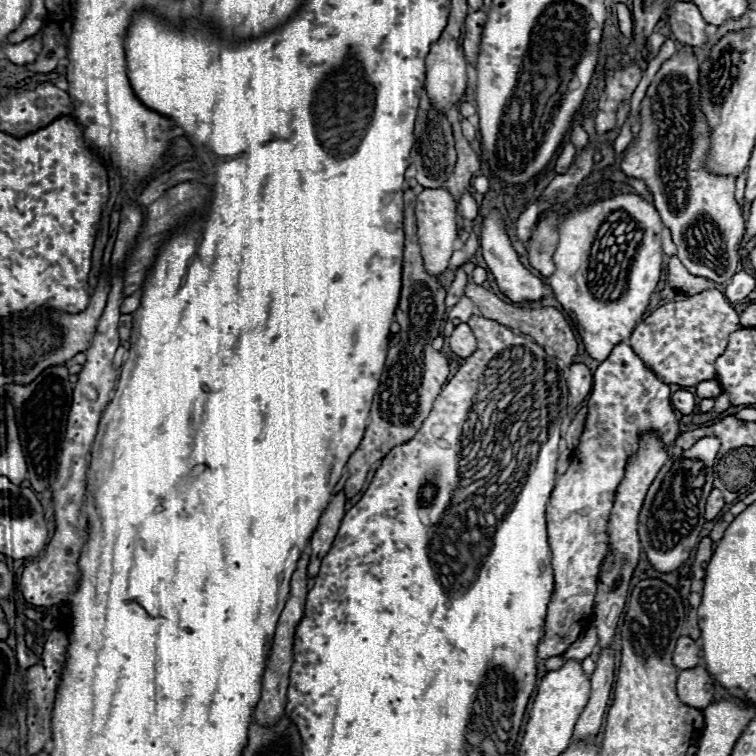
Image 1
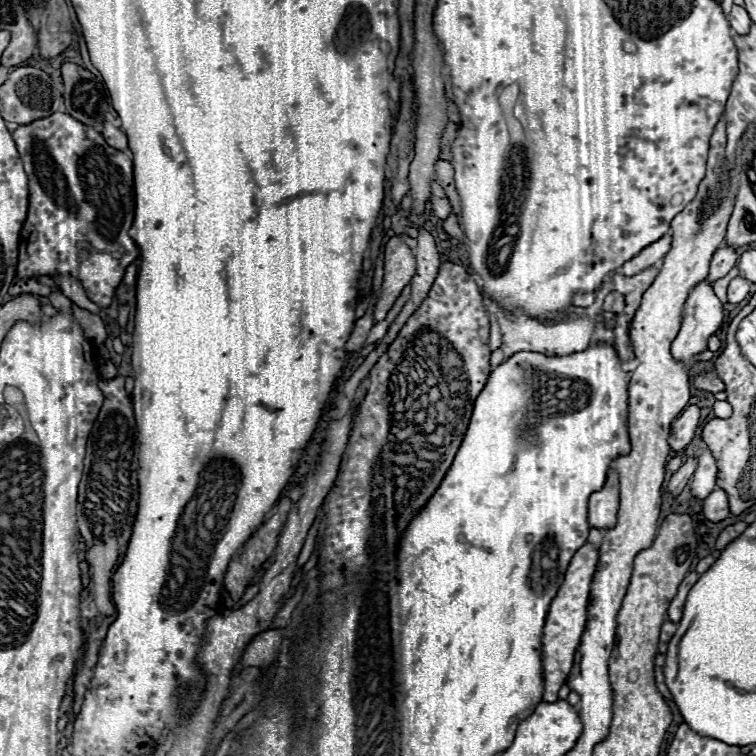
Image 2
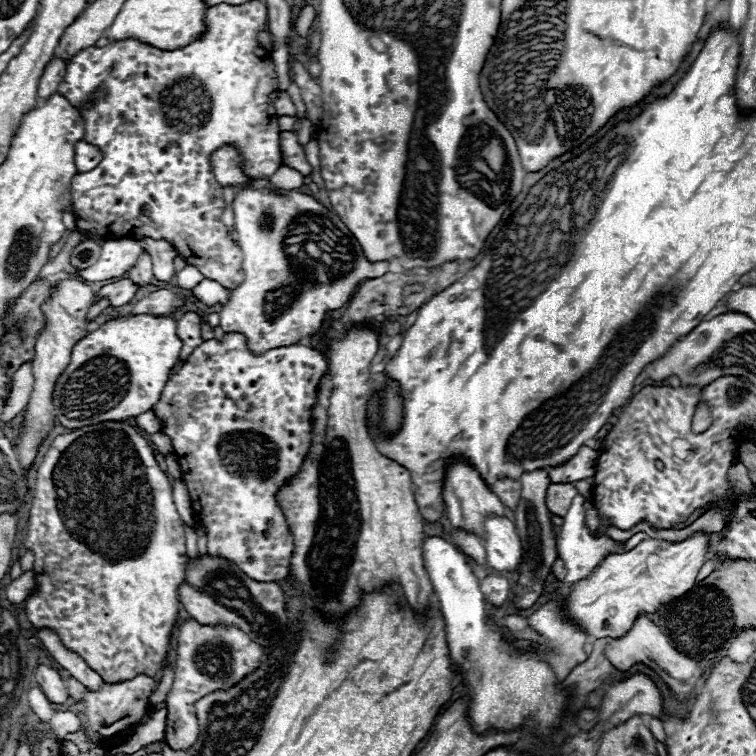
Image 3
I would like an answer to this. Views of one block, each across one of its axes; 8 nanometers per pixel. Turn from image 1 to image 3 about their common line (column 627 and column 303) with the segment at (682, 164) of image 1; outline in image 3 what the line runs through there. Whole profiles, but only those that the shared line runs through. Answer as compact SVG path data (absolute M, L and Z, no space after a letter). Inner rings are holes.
M282 132L282 134L280 134L280 150L282 150L282 158L284 158L284 164L286 164L286 166L300 170L304 176L310 174L312 168L310 168L310 164L306 162L304 148L298 144L294 132Z

